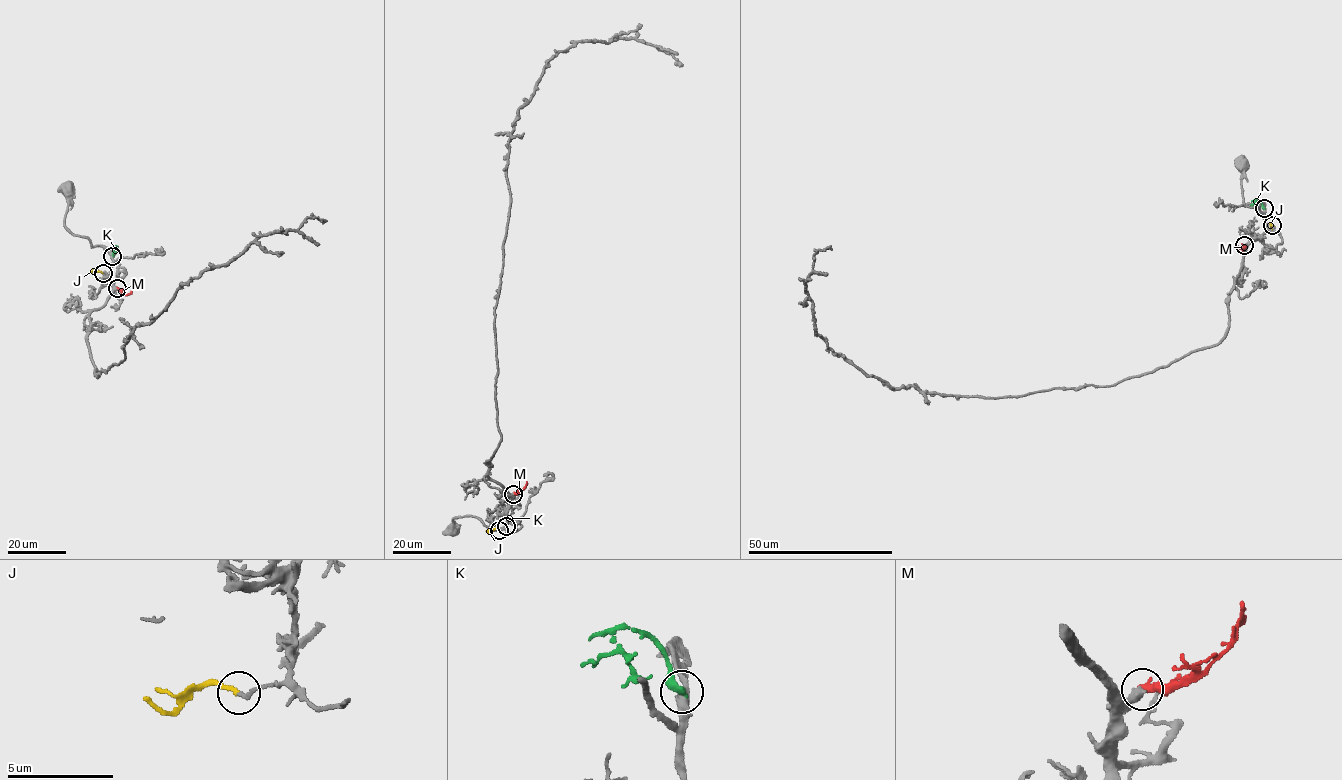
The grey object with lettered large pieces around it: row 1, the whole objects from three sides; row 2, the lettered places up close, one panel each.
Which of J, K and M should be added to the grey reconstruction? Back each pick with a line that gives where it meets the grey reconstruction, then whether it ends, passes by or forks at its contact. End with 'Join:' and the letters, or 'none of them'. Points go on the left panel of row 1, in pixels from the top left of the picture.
J: (103, 273) | it ends
Join: J

